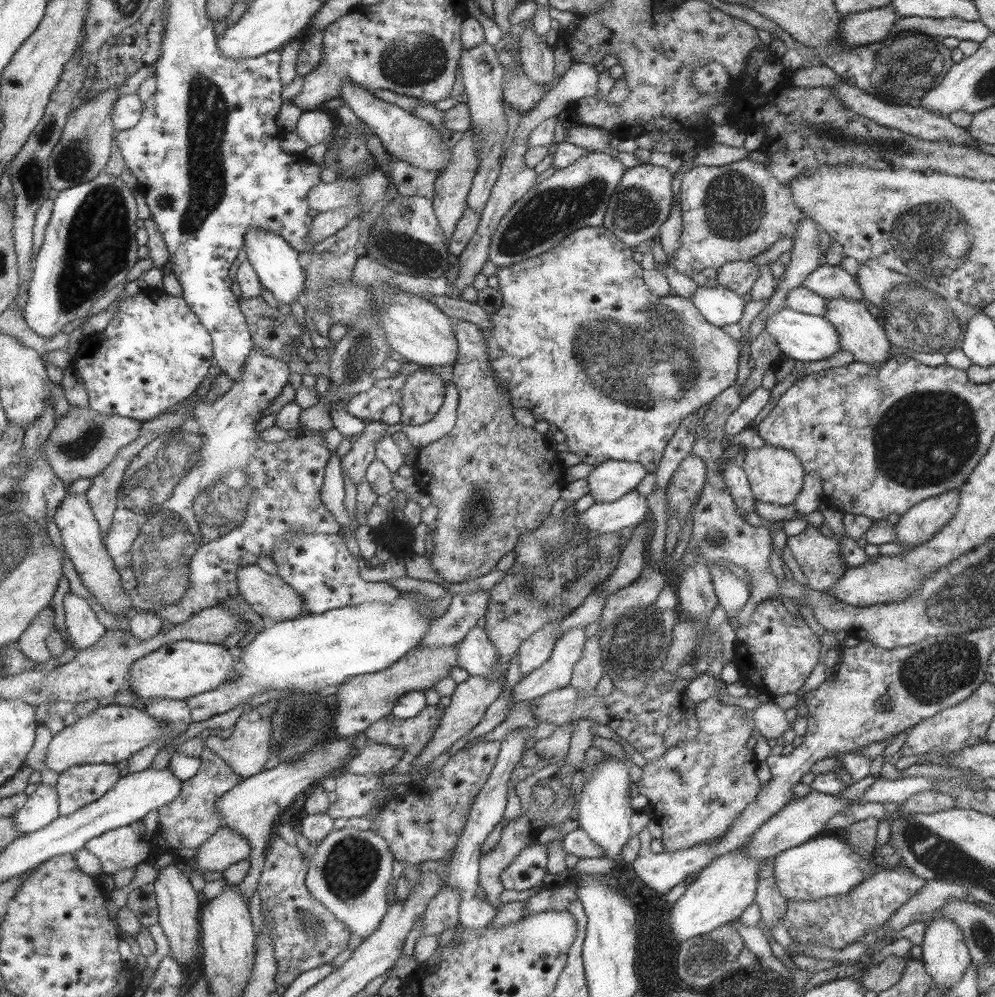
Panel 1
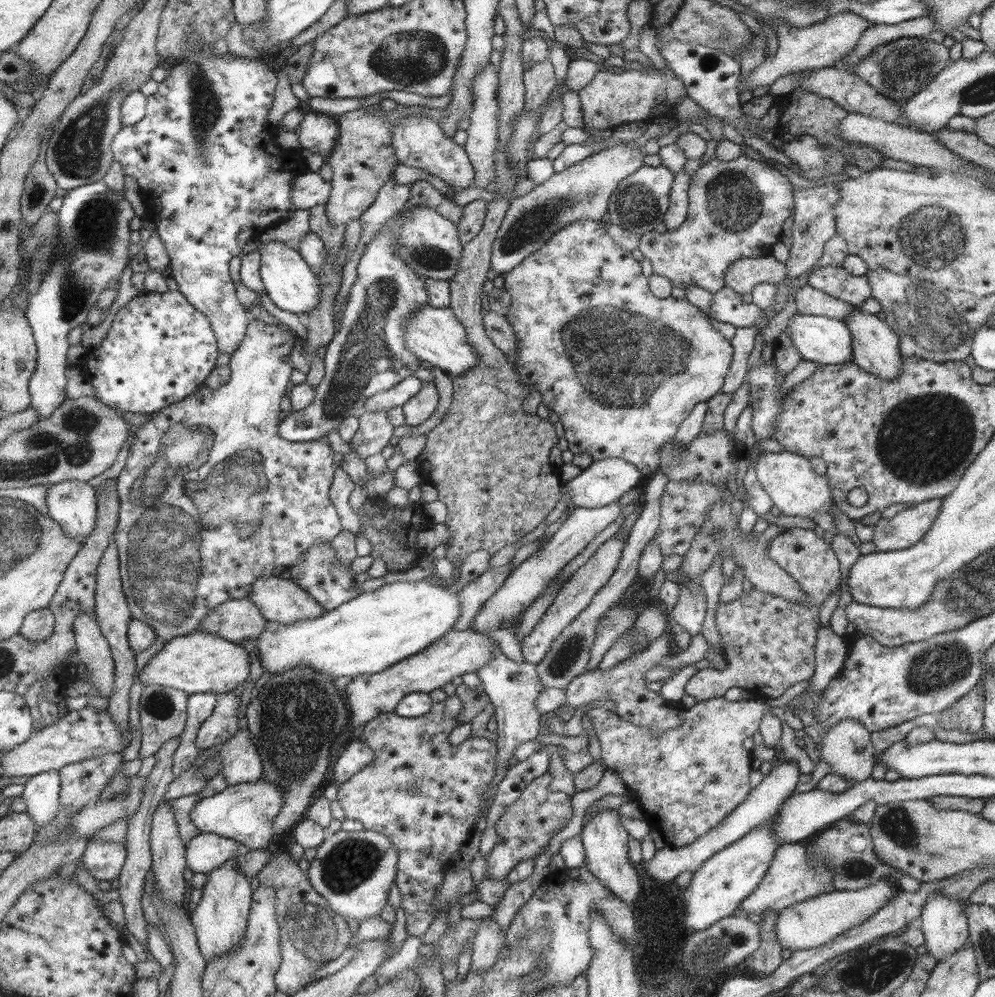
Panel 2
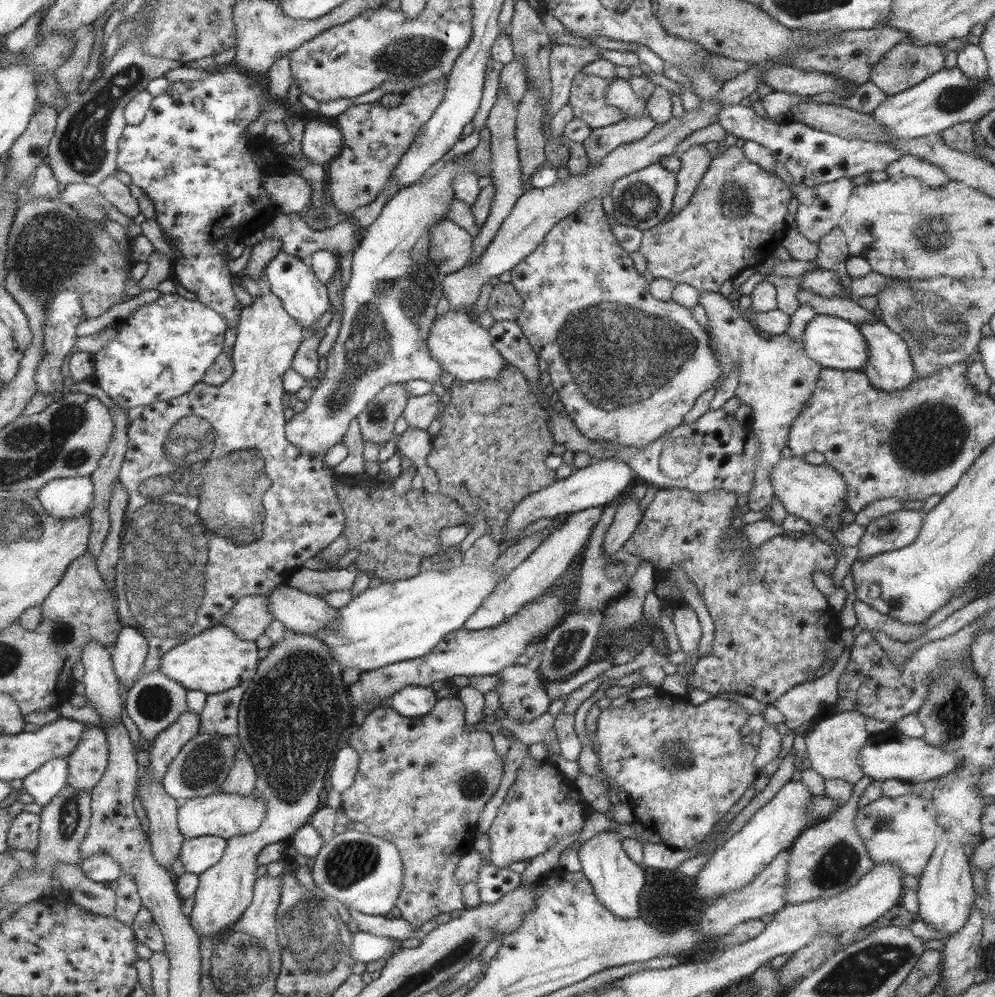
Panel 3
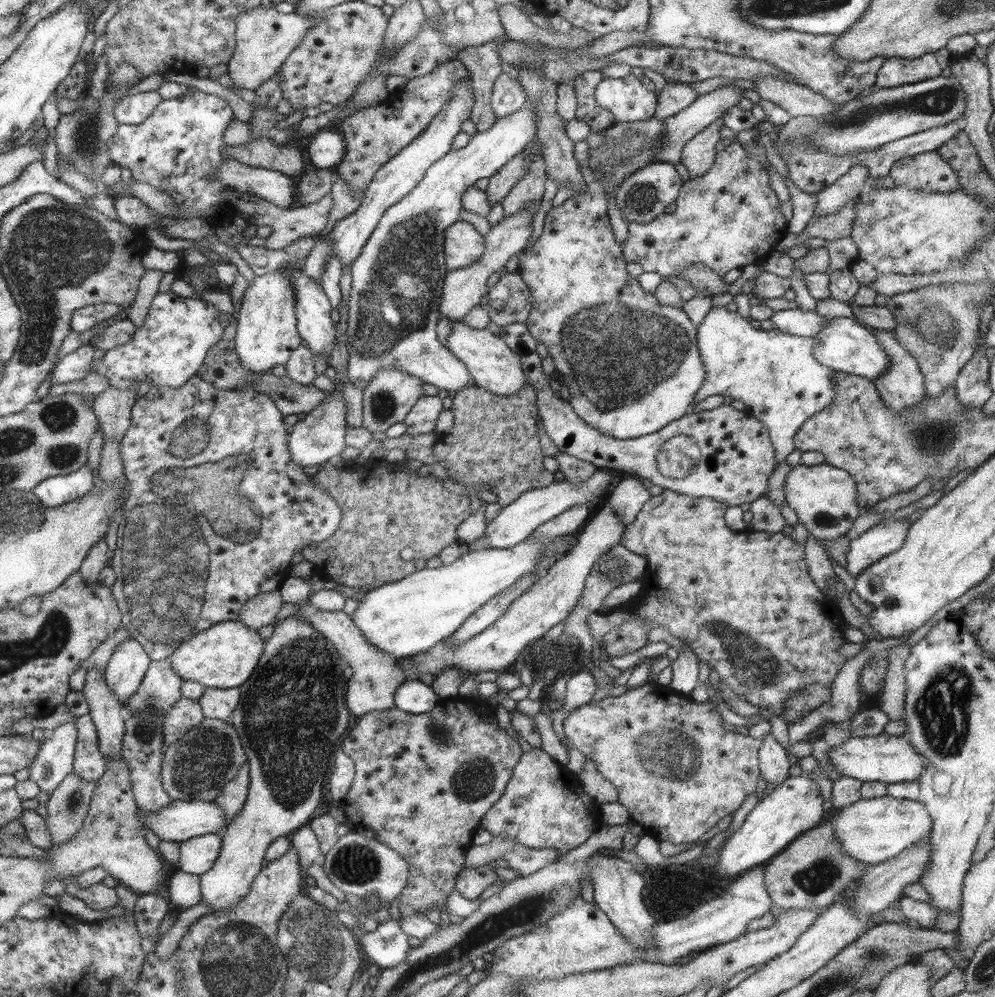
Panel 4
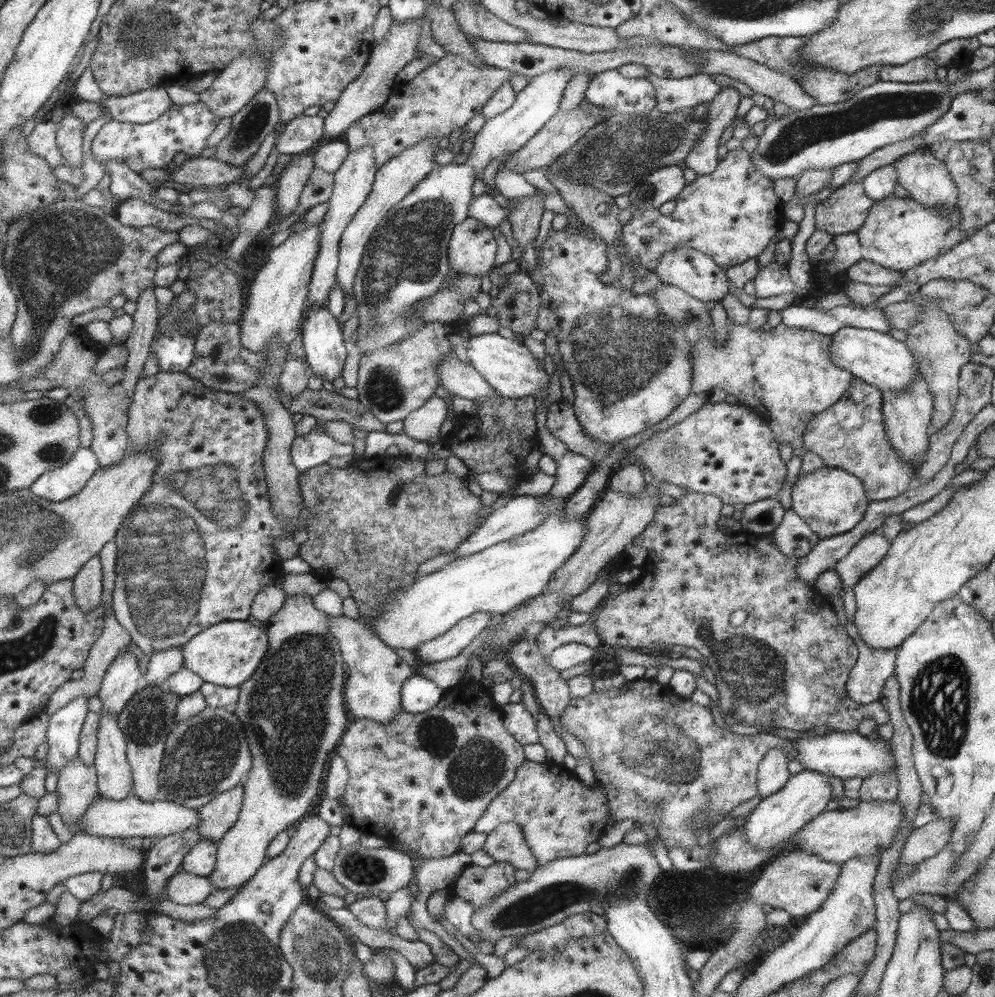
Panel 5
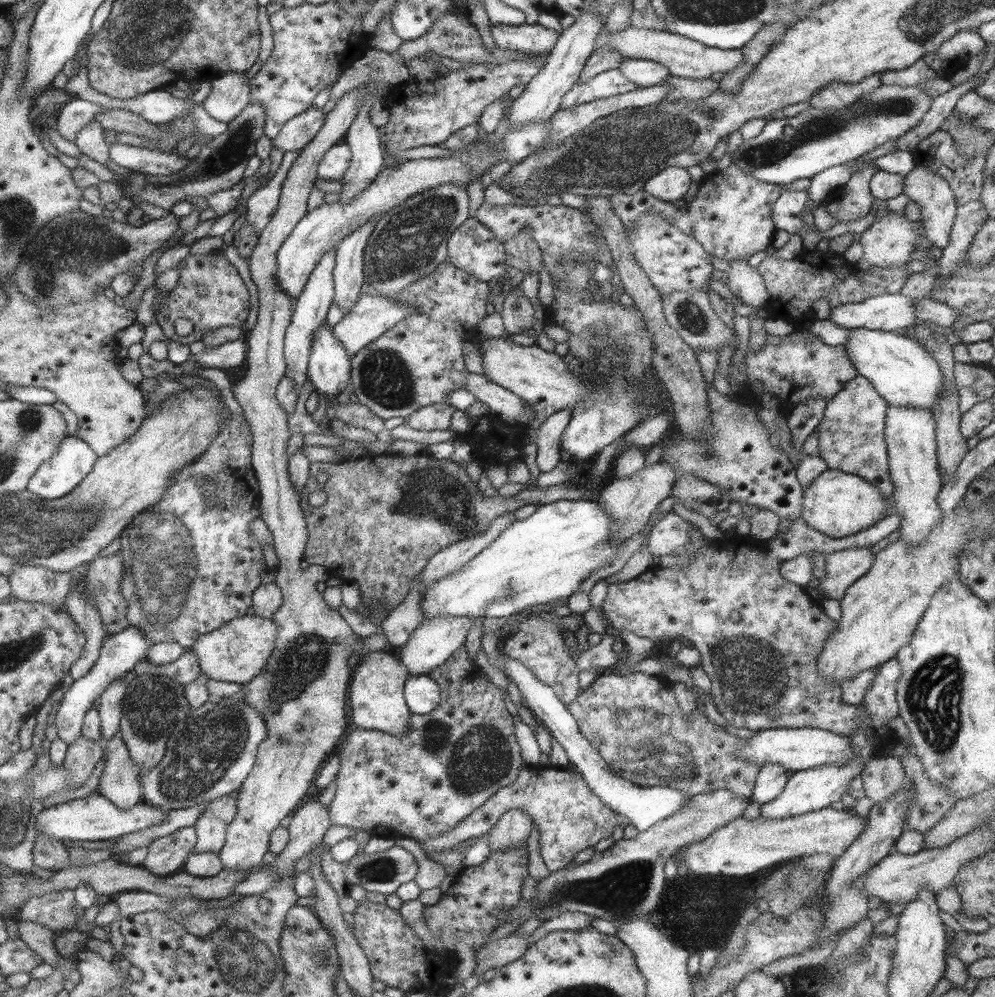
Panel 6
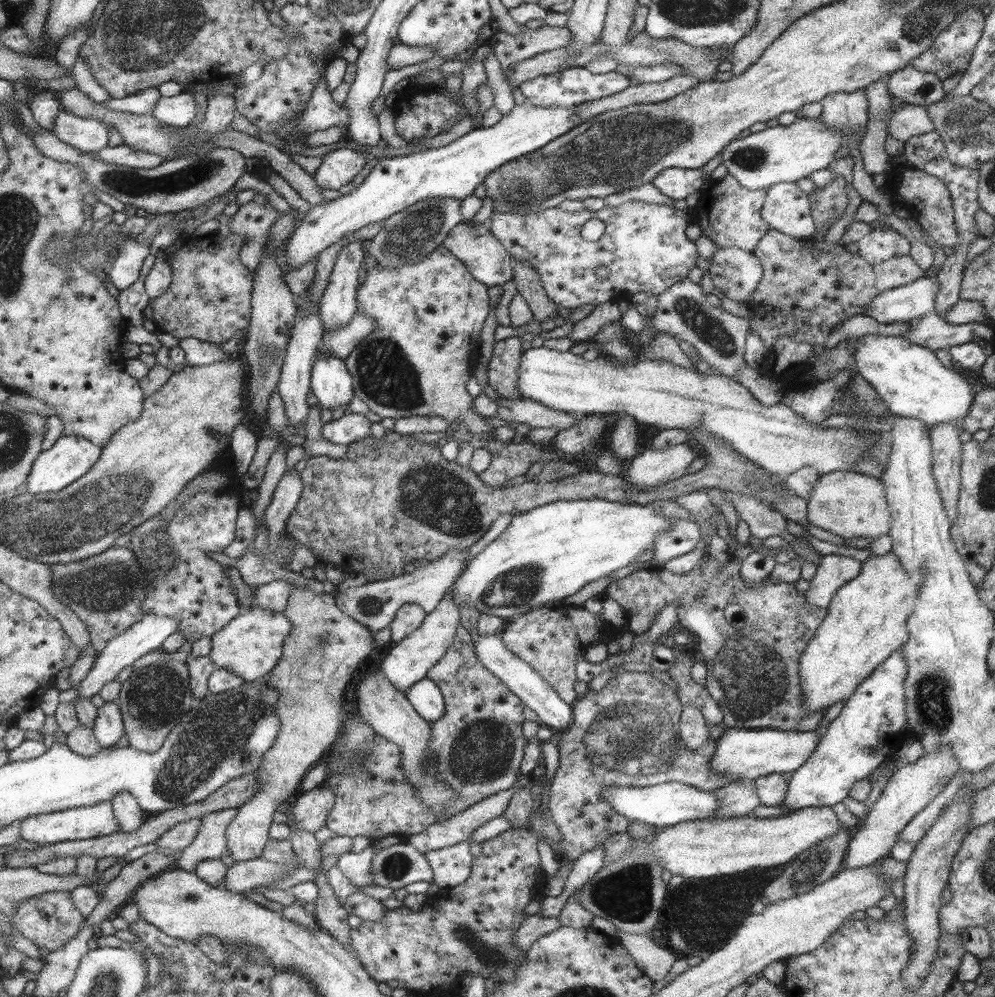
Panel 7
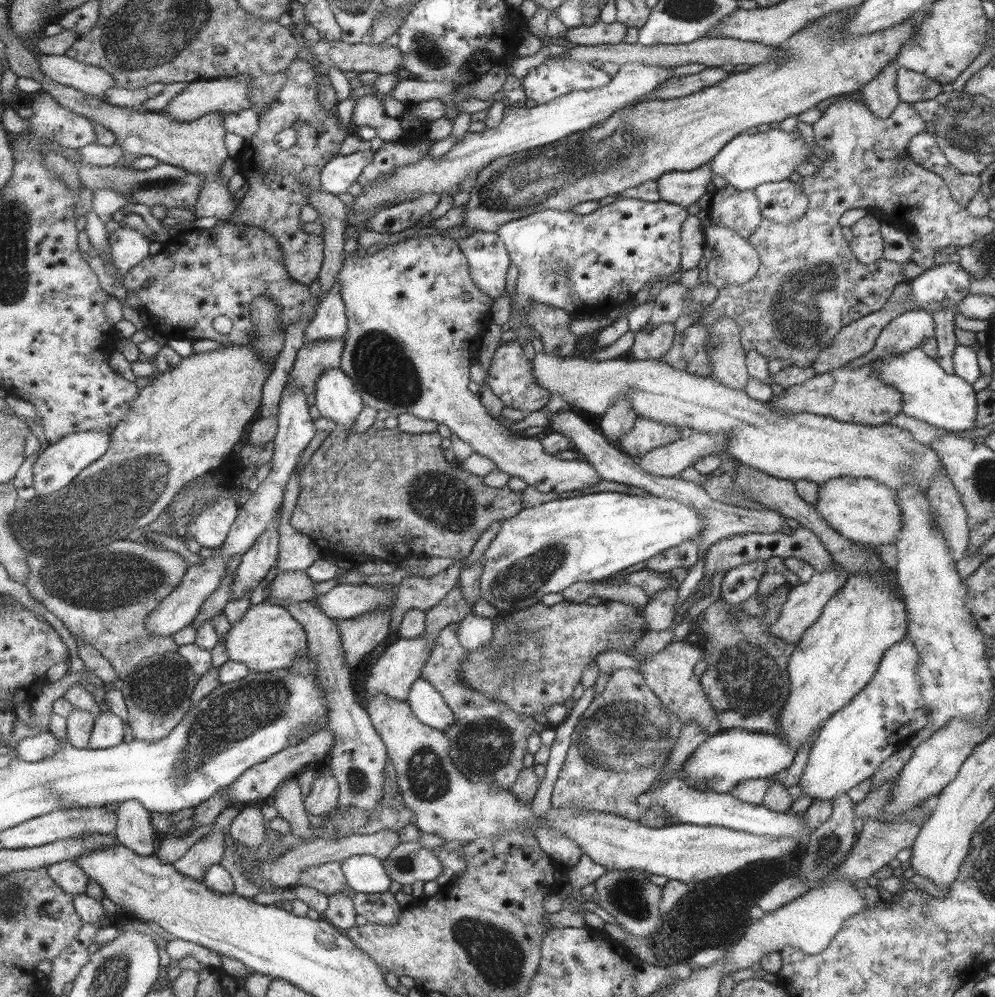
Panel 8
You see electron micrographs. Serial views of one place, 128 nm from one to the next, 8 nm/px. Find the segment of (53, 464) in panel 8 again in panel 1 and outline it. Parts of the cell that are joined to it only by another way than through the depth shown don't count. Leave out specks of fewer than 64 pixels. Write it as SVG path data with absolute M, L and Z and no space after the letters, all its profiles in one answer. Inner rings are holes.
M69 493L63 503L57 509L55 521L60 529L62 545L66 556L73 562L73 566L81 578L87 591L100 603L102 608L115 616L121 613L133 612L133 602L129 592L125 590L123 576L117 568L113 556L108 552L104 540L100 522L93 512L89 497L84 494L75 495Z

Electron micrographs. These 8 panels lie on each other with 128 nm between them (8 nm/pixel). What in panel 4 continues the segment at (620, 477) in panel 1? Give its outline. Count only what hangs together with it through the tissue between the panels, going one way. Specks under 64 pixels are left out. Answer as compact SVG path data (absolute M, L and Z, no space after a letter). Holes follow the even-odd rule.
M597 469L587 481L581 482L579 485L571 485L562 480L559 483L553 482L548 486L521 493L517 500L501 507L499 514L487 523L485 531L482 533L482 537L487 539L487 546L490 546L490 549L512 548L525 541L537 526L541 526L547 520L551 520L575 504L587 503L591 506L593 501L597 504L603 503L608 496L607 488L613 478L610 474L611 471Z

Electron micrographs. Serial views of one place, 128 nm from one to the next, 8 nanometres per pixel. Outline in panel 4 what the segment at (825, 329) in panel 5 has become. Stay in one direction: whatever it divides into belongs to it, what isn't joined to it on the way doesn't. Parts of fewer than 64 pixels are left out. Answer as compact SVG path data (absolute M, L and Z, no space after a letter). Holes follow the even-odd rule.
M799 308L775 311L768 319L773 329L799 337L815 336L827 320L815 310L801 311Z

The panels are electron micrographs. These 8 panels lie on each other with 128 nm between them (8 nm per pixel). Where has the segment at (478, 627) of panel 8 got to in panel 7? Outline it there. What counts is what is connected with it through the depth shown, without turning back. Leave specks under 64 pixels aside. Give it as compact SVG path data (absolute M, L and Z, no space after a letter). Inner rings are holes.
M499 633L493 635L479 635L477 641L473 642L473 651L484 665L485 670L494 674L514 695L521 699L521 703L528 710L533 710L537 715L536 722L548 727L553 732L564 732L572 722L572 706L565 704L557 692L550 688L550 685L527 664L517 658L513 652L509 652L502 643Z

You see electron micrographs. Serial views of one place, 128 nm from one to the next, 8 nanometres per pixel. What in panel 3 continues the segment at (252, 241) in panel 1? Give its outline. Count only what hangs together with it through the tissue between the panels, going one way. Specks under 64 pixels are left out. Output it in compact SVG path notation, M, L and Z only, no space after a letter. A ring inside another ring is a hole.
M279 250L269 262L267 262L263 270L263 286L271 291L273 295L277 295L277 299L281 299L281 305L285 311L303 328L311 328L317 318L329 309L329 301L327 300L327 290L324 283L316 277L313 270L309 270L301 259L295 258L293 255L285 254L283 250Z

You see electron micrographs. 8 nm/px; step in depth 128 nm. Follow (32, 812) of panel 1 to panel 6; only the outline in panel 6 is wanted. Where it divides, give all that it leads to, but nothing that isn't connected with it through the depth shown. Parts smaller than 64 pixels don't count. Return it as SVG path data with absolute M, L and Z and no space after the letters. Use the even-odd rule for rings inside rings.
M133 626L109 637L105 641L97 664L84 678L75 681L70 686L62 702L57 706L54 722L57 737L66 743L68 747L81 737L85 717L89 710L93 708L93 702L100 700L102 694L113 682L125 677L126 674L129 674L133 670L133 666L139 662L141 657L145 656L145 650L149 648L149 645L147 639L145 639L145 635L143 635L143 631L139 631L139 629Z

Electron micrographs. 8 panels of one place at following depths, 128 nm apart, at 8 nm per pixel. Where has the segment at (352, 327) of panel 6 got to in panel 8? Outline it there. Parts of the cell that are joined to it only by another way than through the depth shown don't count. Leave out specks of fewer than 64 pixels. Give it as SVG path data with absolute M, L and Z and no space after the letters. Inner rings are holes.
M343 337L331 340L317 340L304 342L295 355L295 362L289 372L288 380L295 388L306 394L313 390L317 376L327 372L329 368L339 368L341 351L343 351Z

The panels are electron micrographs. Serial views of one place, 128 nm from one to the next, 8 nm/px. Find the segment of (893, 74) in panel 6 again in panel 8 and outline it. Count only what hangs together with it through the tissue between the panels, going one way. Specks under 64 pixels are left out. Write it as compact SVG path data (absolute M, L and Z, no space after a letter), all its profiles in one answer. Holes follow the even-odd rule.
M903 68L896 71L895 82L898 100L907 104L931 100L941 92L940 82Z

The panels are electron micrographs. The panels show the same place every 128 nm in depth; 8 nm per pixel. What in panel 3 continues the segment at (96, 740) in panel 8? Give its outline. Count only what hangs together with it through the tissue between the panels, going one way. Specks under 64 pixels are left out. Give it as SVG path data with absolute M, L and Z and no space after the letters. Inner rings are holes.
M133 626L124 627L112 647L117 679L127 688L133 687L140 676L141 666L148 651L148 642Z

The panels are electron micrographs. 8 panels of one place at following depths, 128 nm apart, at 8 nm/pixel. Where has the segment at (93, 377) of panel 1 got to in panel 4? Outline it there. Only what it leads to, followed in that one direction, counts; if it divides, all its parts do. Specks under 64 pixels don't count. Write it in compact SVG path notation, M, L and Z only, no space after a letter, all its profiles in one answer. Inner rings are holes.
M171 291L155 293L151 306L145 314L145 320L141 326L137 326L133 332L133 340L117 346L113 350L106 351L96 365L96 372L109 377L111 387L125 389L131 387L133 381L147 380L151 387L181 387L193 375L197 374L197 369L208 356L209 349L221 340L221 333L225 330L225 325L229 323L227 313L219 312L212 304L206 303L200 298L179 297Z

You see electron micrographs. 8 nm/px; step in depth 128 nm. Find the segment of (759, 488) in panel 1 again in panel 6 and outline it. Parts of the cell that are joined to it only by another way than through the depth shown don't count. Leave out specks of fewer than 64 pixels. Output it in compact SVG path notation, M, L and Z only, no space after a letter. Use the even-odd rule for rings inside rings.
M826 469L803 491L800 520L830 538L856 534L886 517L885 498L881 497L877 486L867 483L857 475Z

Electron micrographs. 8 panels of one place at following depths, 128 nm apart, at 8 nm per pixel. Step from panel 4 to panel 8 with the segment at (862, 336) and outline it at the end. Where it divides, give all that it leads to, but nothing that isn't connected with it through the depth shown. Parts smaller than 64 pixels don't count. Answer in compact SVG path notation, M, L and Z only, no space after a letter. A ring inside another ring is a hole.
M920 347L901 354L887 354L873 360L883 385L900 392L902 413L949 433L965 433L976 424L976 394L972 384L955 374L945 374L935 358L929 358Z

